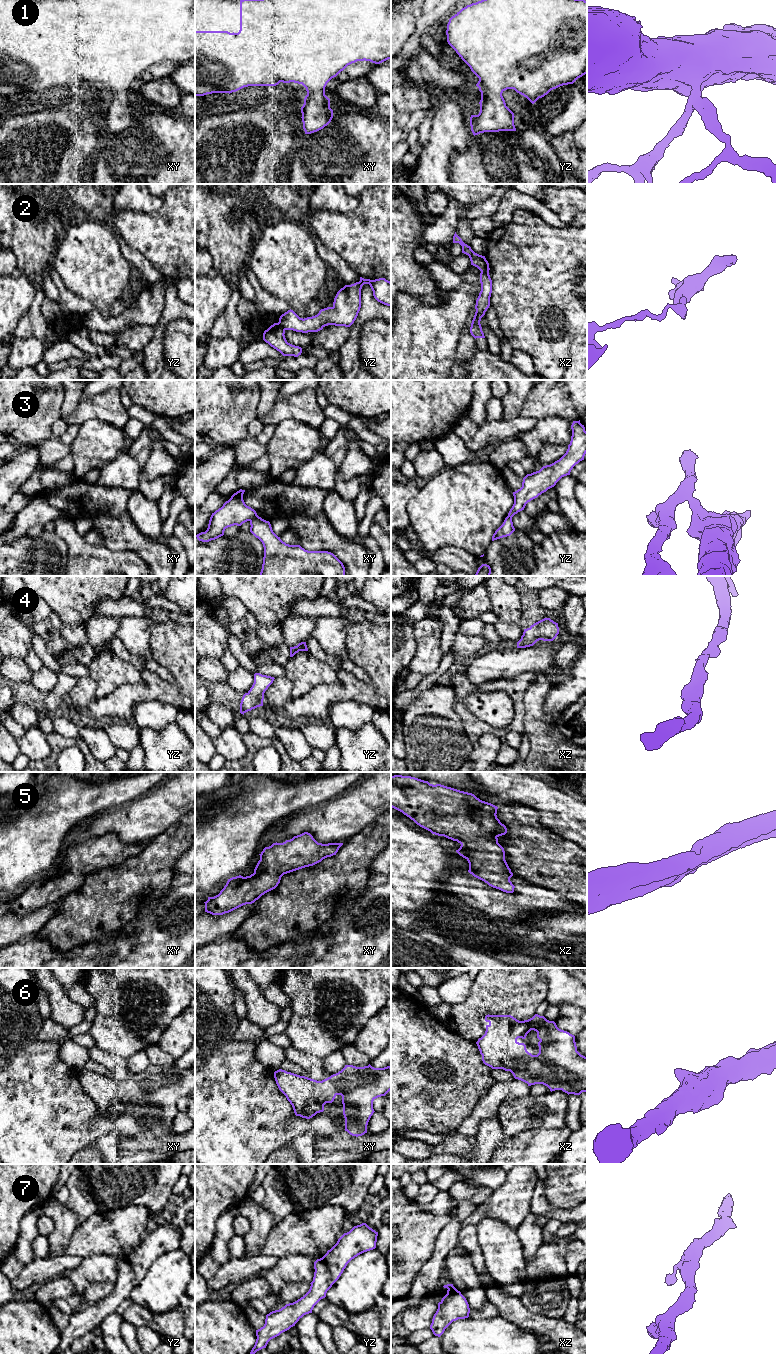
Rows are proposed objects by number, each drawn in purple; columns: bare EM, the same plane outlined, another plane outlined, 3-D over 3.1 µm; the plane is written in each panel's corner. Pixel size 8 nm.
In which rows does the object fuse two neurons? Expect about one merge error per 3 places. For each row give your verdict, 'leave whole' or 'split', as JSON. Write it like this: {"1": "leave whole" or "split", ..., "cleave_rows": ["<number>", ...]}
{"1": "leave whole", "2": "split", "3": "split", "4": "leave whole", "5": "leave whole", "6": "leave whole", "7": "leave whole", "cleave_rows": ["2", "3"]}

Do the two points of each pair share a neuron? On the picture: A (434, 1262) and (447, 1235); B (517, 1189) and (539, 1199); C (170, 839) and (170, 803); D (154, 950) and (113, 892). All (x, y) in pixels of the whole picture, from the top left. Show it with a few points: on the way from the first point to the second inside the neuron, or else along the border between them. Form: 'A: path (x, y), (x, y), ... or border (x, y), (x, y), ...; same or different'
A: path (439, 1255), (445, 1242); same
B: border (538, 1179), (529, 1211); different
C: border (184, 814), (151, 840); different
D: border (153, 907), (139, 914), (131, 922); different

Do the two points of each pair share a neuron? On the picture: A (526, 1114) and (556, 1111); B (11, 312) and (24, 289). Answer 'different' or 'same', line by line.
A: same
B: same

